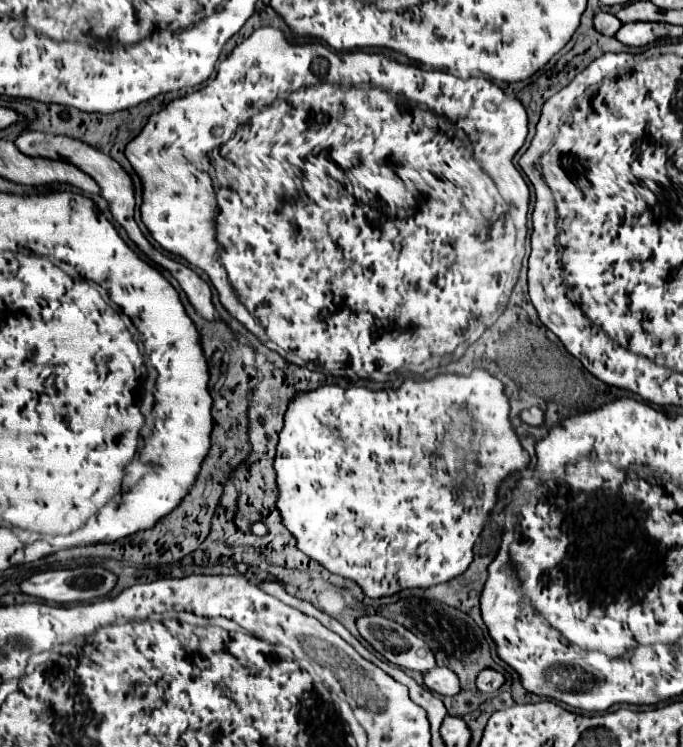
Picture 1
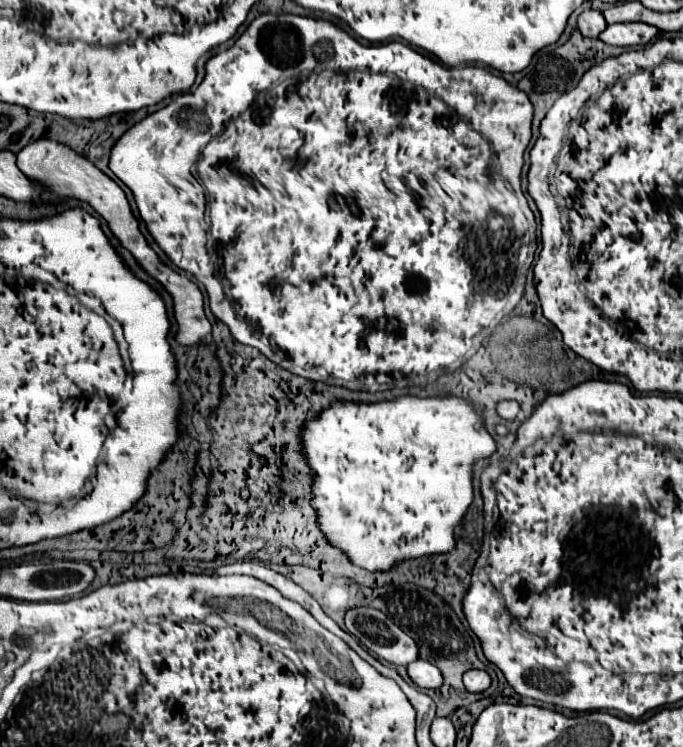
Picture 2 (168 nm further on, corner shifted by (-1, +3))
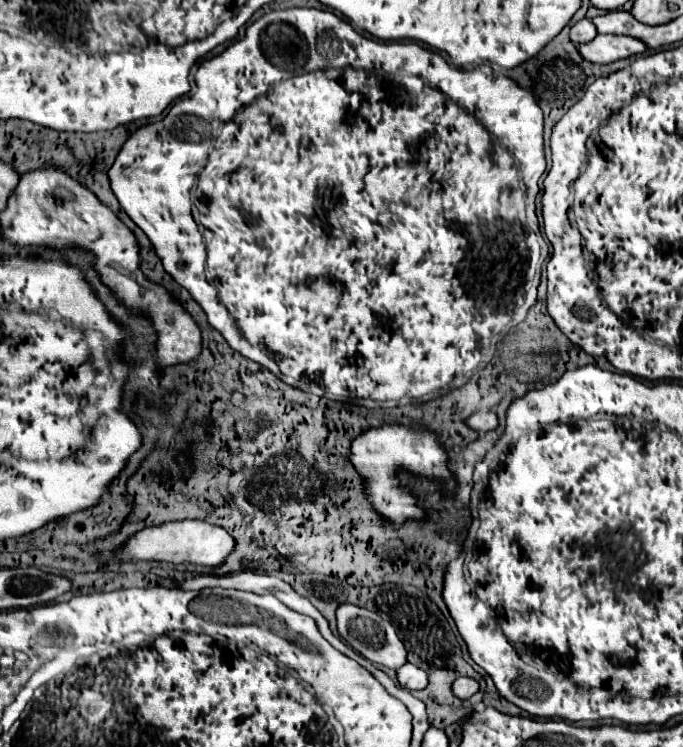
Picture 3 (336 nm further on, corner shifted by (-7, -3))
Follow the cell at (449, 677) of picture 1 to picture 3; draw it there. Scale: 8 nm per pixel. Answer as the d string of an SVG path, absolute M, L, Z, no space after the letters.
M404 664L398 668L398 682L408 690L424 690L428 686L428 674L414 664Z

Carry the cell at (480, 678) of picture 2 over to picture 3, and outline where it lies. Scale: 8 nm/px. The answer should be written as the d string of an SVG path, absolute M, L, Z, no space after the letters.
M458 678L452 686L454 694L462 700L468 700L470 696L474 696L478 690L480 690L480 684L474 680L474 678Z

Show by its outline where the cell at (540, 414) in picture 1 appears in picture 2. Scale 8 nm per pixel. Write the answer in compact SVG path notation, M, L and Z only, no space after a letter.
M512 400L510 402L498 402L496 408L498 408L496 414L500 418L504 418L504 420L514 420L518 416L518 412L520 412L520 406L516 402L512 402Z

